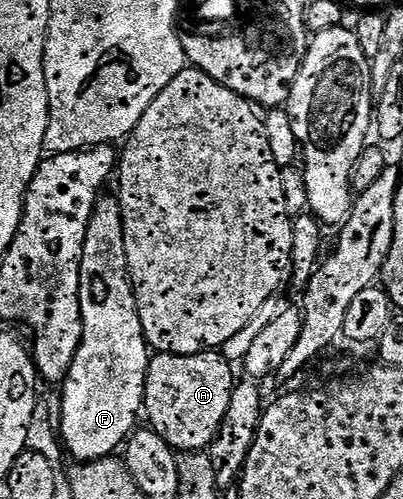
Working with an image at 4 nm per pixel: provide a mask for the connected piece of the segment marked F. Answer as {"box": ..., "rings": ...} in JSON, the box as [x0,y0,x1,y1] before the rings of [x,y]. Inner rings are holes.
{"box":[58,195,150,463],"rings":[[[101,195],[96,201],[96,209],[92,215],[92,221],[89,224],[88,237],[85,242],[84,257],[81,262],[81,274],[86,278],[81,286],[81,322],[84,329],[82,330],[82,338],[80,345],[76,351],[74,362],[70,366],[68,375],[62,381],[64,387],[64,397],[60,400],[60,422],[58,421],[58,432],[70,456],[74,456],[74,460],[79,463],[88,463],[92,460],[102,460],[115,455],[119,447],[127,441],[128,437],[135,431],[137,427],[136,419],[142,416],[144,406],[144,387],[148,385],[148,373],[150,371],[150,345],[144,336],[144,327],[142,326],[142,318],[140,317],[140,307],[136,304],[136,289],[132,283],[132,274],[128,271],[128,255],[126,254],[126,242],[124,241],[124,219],[122,219],[122,210],[120,209],[119,199],[115,195]]]}

